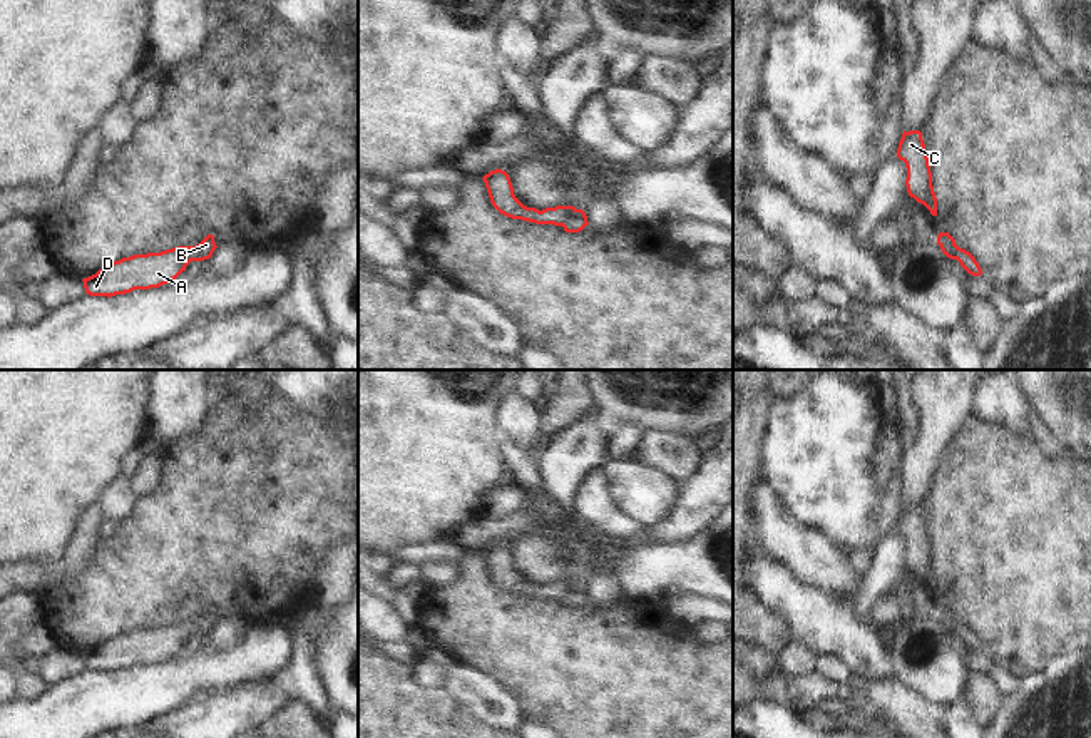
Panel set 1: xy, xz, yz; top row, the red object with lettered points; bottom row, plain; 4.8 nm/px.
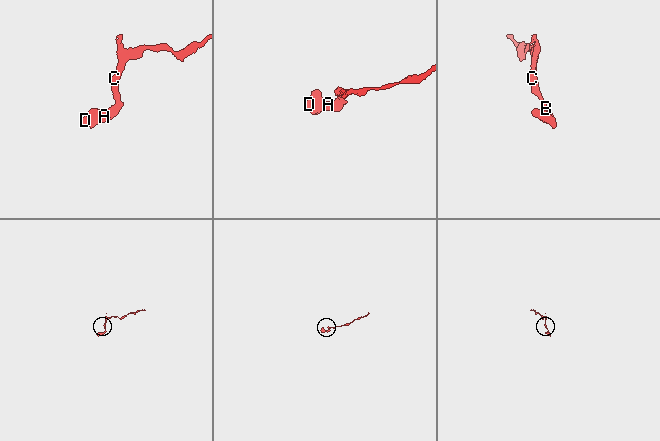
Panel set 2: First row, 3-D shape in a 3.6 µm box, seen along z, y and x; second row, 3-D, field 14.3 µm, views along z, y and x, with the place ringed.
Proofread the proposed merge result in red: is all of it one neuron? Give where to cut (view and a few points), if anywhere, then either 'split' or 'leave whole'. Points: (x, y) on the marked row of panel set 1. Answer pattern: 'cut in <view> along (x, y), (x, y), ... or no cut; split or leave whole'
cut in xz along (576, 210), (561, 225); split

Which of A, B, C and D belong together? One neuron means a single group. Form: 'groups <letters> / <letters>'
groups A D / B C

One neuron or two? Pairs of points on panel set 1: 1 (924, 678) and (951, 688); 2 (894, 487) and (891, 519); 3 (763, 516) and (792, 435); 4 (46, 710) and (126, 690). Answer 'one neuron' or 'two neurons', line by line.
1: one neuron
2: one neuron
3: two neurons
4: one neuron

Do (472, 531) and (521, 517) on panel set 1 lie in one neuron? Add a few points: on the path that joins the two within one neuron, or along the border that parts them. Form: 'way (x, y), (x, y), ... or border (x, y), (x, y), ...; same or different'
way (484, 531), (509, 529); same

